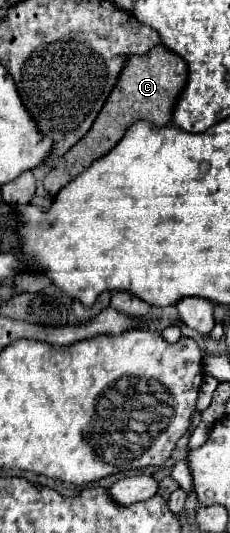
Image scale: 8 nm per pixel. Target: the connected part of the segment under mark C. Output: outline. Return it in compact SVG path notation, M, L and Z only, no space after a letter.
M162 43L156 45L148 55L128 57L122 73L118 75L114 89L110 91L110 97L106 99L106 105L102 107L102 113L96 117L90 133L86 133L86 137L82 137L82 141L78 141L78 145L74 145L74 149L70 149L70 153L66 153L62 159L58 159L52 167L52 171L46 175L46 179L44 179L46 191L54 197L66 183L70 183L74 177L78 177L84 169L88 169L94 159L108 153L118 143L118 139L122 137L122 133L134 119L144 119L154 125L168 125L176 97L182 91L182 85L186 83L186 75L188 75L188 71L186 71L186 63L182 61L182 57L168 51Z

